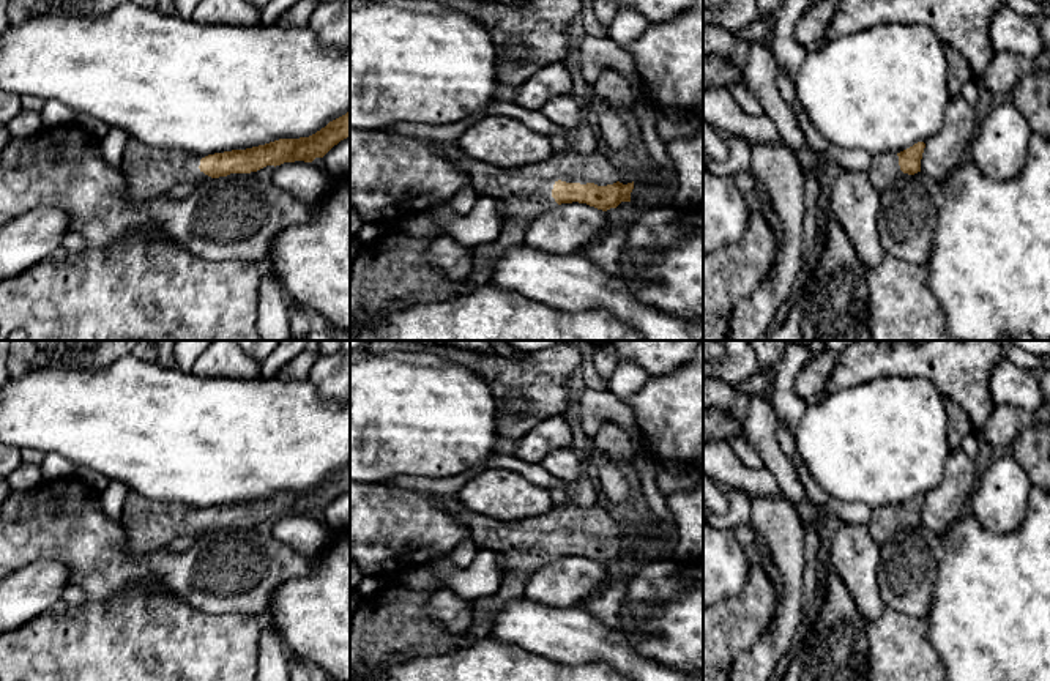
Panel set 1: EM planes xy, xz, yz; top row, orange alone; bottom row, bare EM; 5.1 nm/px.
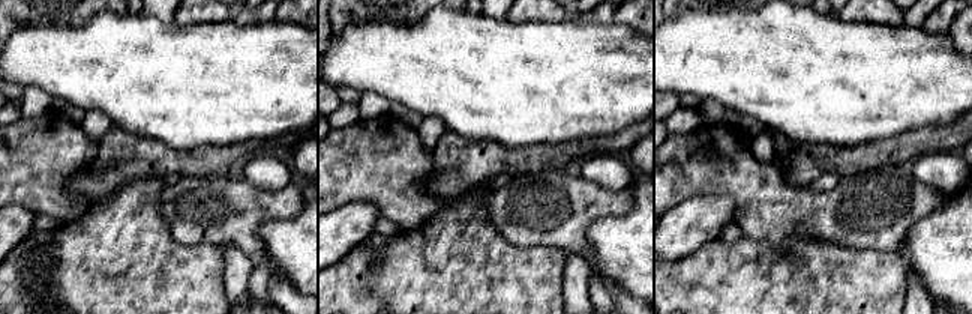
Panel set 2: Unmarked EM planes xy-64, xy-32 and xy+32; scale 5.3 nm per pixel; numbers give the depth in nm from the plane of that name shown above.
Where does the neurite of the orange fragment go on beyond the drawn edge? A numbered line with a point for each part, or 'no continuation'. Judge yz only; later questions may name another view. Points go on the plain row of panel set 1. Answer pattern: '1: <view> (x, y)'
1: yz (885, 522)

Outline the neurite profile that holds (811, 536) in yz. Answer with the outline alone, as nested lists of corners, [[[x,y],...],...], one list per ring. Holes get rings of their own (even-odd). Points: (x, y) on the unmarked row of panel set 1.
[[[804,527],[802,618],[806,618],[817,596],[818,558],[820,536],[812,527]]]

